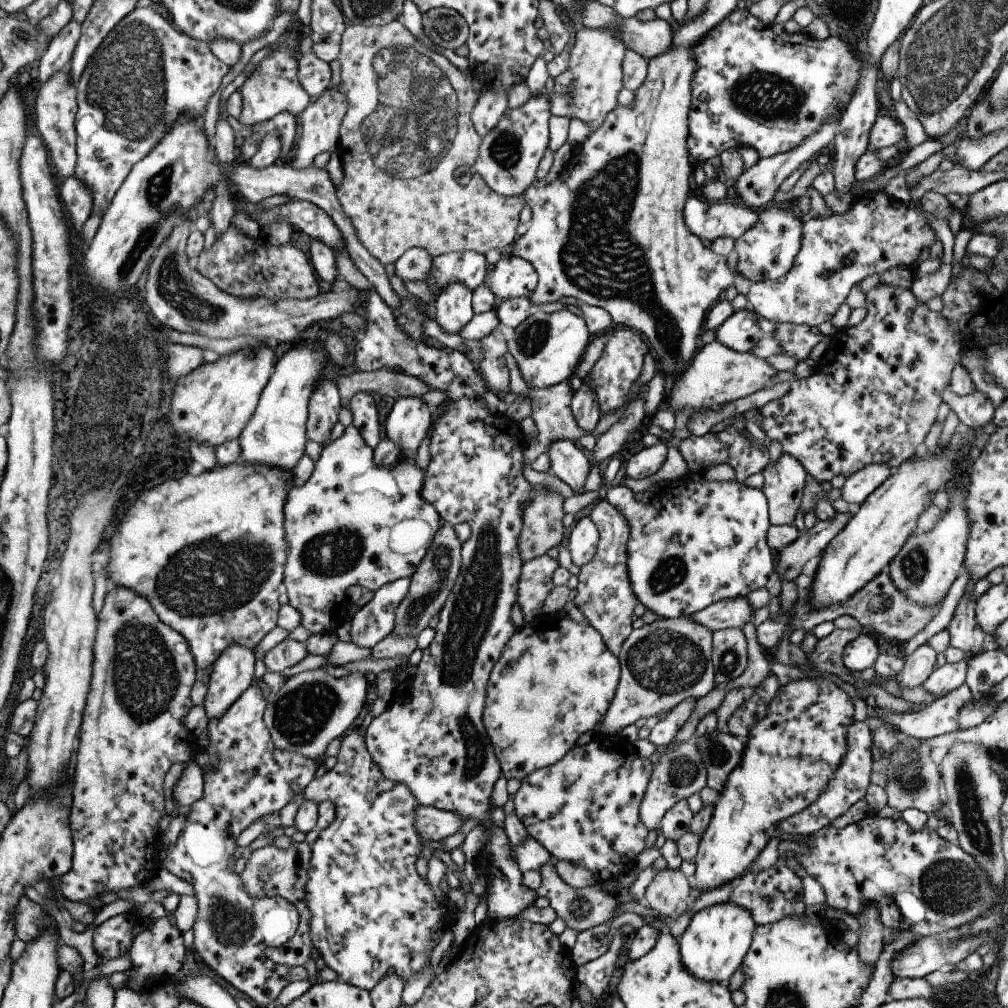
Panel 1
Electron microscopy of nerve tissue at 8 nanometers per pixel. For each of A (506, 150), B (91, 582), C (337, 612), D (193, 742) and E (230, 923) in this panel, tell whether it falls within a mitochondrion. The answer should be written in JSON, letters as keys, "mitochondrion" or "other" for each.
{"A":"mitochondrion","B":"other","C":"other","D":"other","E":"mitochondrion"}

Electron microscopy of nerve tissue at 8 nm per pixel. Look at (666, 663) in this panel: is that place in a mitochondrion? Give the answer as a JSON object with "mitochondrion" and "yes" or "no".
{"mitochondrion":"yes"}

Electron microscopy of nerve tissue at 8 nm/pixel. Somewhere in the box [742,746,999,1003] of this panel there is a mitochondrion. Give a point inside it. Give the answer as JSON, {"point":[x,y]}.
{"point":[948,886]}

